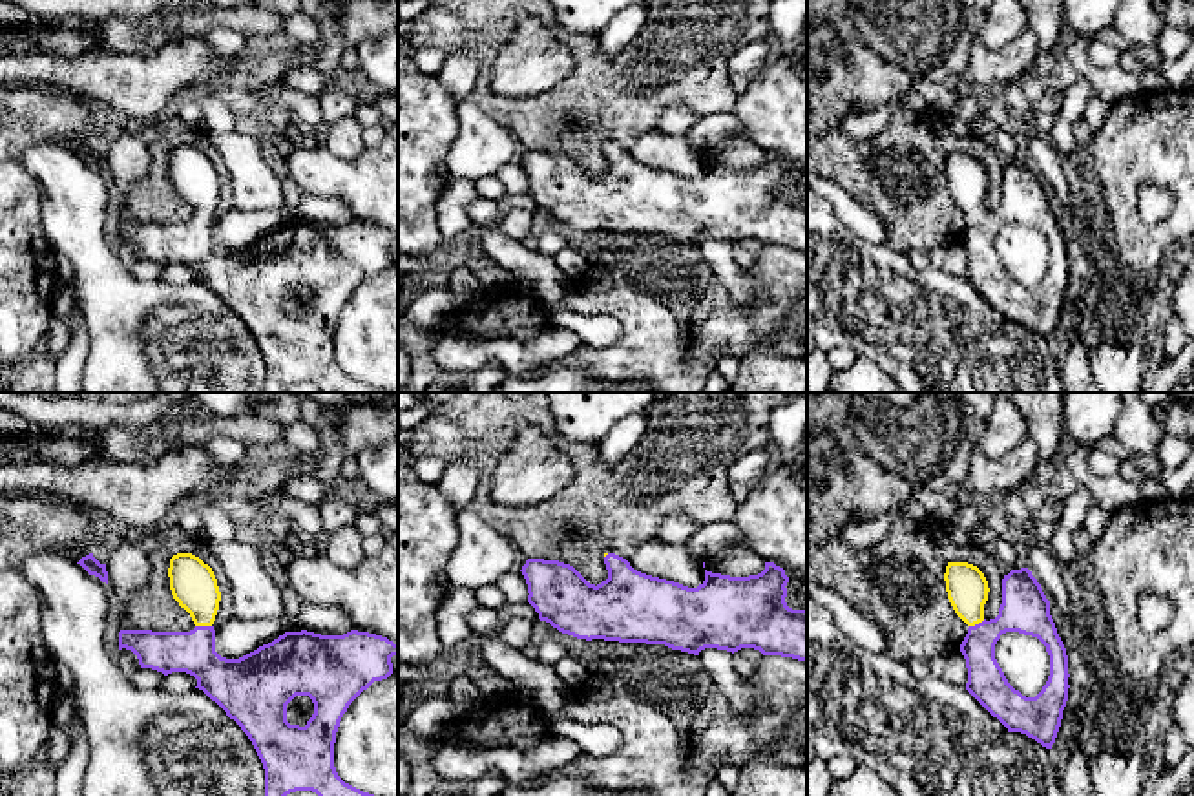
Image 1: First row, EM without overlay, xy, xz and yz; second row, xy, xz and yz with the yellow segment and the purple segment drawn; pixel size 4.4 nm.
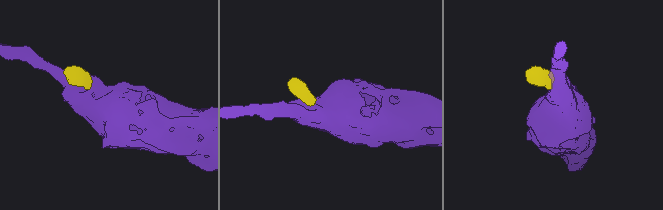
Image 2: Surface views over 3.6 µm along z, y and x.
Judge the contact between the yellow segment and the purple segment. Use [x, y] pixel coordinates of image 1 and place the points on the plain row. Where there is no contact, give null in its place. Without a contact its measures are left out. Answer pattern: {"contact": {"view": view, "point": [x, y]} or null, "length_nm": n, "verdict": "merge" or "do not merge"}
{"contact": {"view": "xy", "point": [203, 216]}, "length_nm": 70, "verdict": "merge"}

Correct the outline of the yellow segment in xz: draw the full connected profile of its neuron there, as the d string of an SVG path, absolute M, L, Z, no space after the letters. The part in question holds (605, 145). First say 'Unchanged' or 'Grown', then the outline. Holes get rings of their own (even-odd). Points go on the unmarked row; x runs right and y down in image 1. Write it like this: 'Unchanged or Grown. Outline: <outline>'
Grown. Outline: M604 144L604 155L608 170L595 177L570 155L528 150L520 161L528 175L528 194L540 212L577 230L665 236L694 246L705 239L732 245L754 239L763 246L807 252L807 201L787 197L789 168L774 153L765 153L761 164L749 168L705 161L705 172L697 179L641 164L615 144Z

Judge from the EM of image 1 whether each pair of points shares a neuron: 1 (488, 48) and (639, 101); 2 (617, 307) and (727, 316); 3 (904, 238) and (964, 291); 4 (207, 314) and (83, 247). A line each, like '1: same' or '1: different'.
1: same
2: same
3: different
4: same

